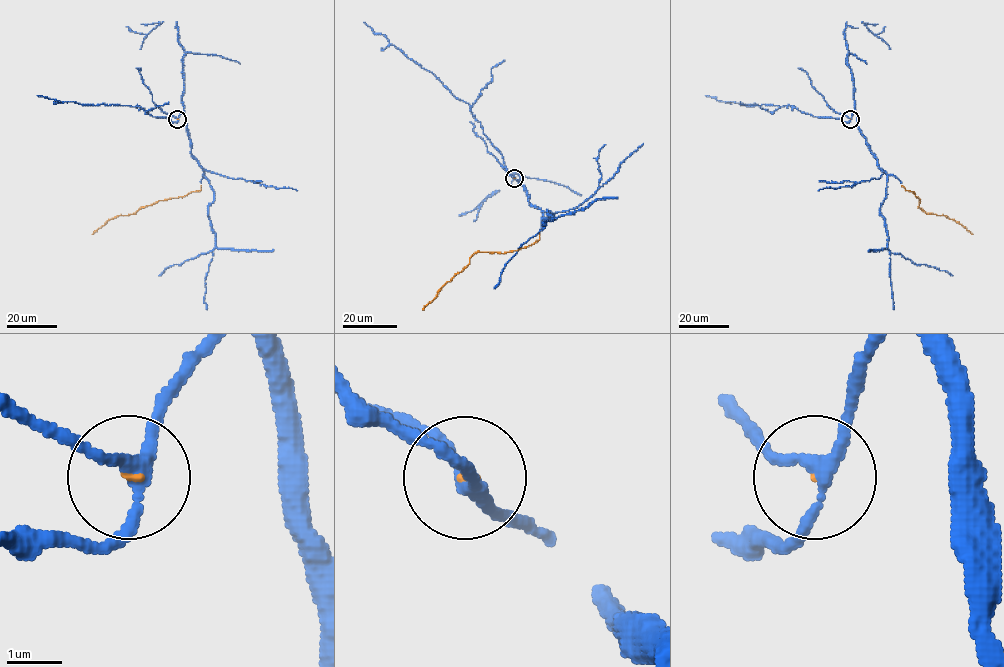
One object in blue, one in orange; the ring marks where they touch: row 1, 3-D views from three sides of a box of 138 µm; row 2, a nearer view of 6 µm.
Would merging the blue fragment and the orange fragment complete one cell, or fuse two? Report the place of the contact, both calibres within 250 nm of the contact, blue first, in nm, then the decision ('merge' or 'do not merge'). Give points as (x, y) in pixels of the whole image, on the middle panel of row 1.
at (514, 178); 240 nm thick on the blue side, 50 nm on the other; merge

